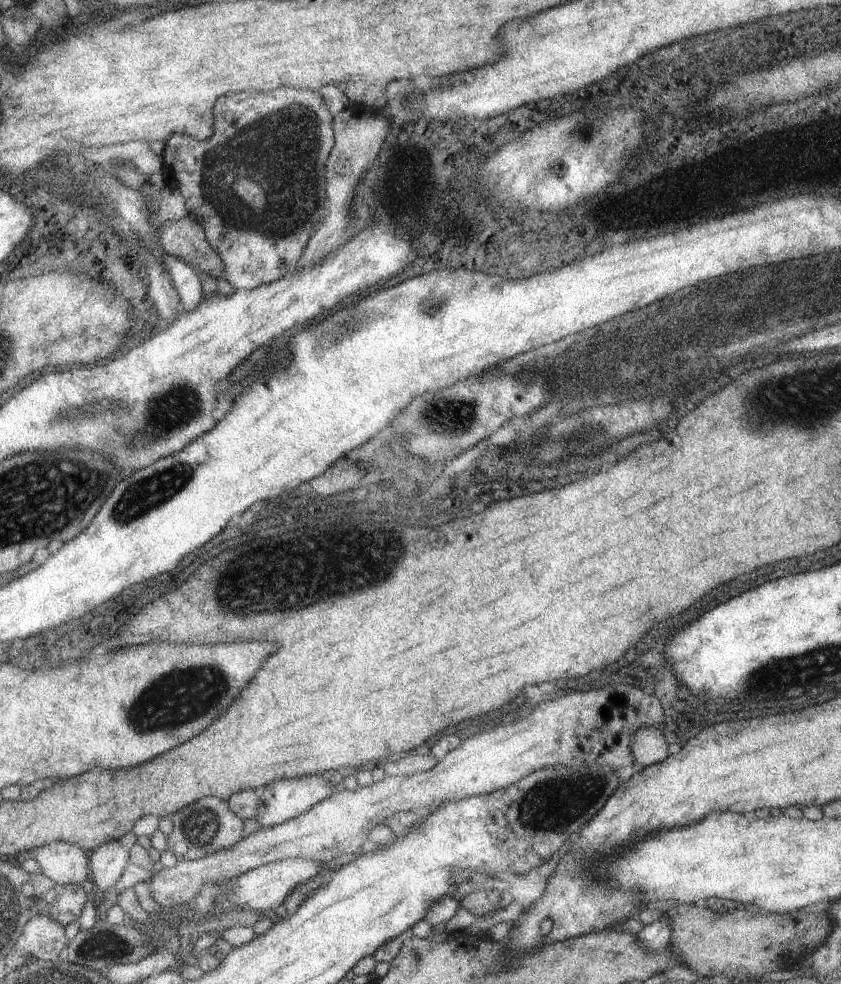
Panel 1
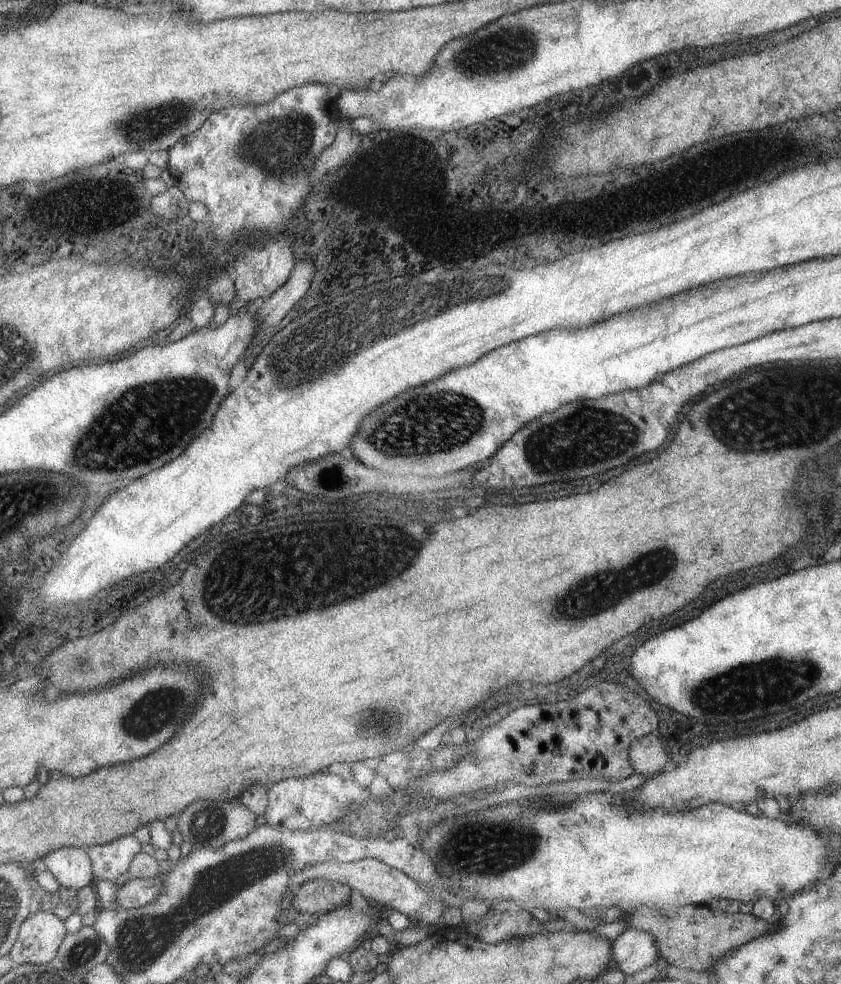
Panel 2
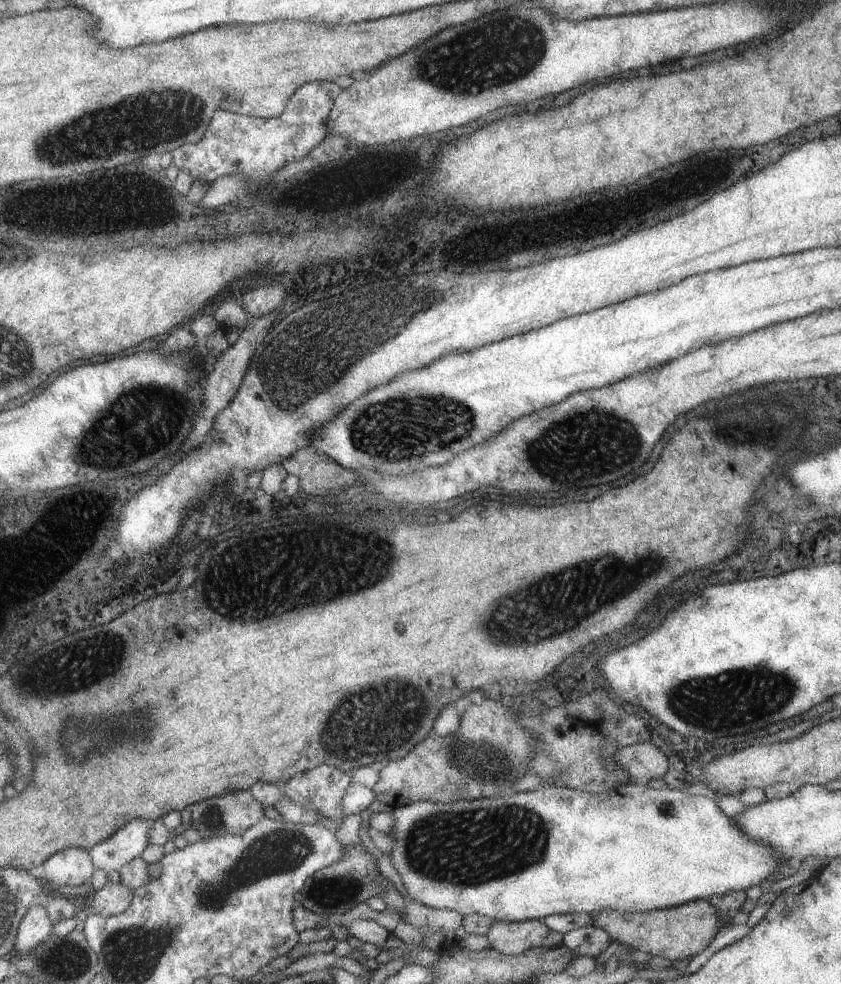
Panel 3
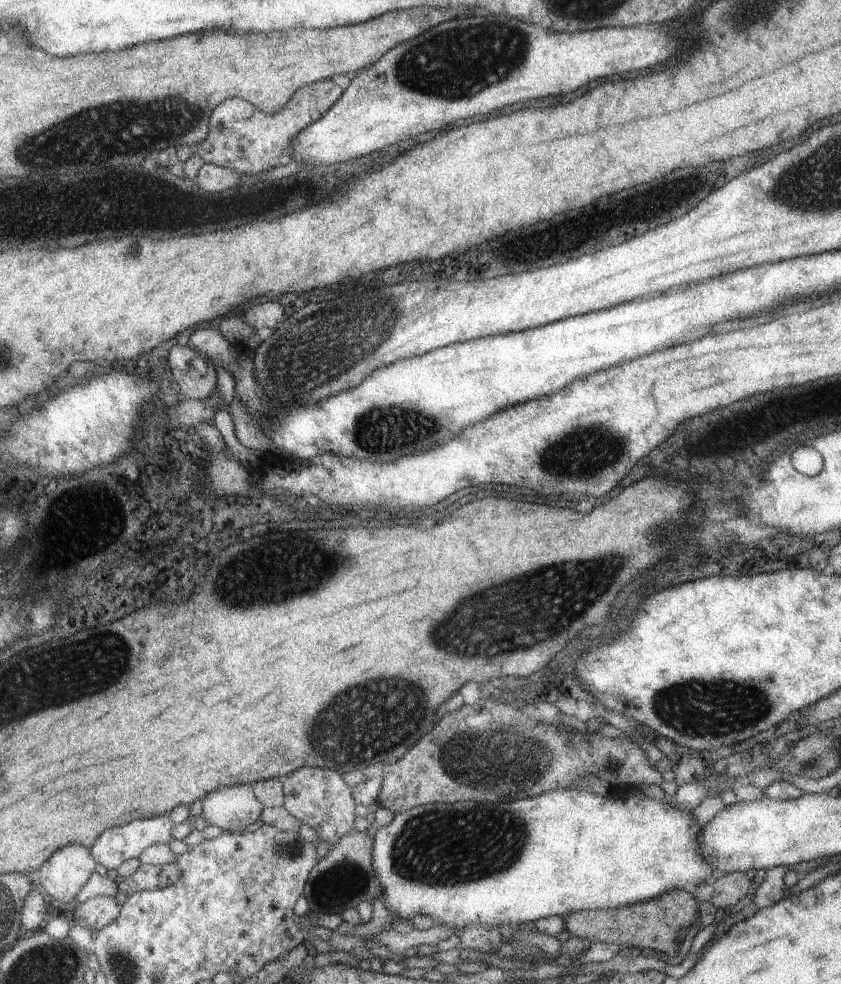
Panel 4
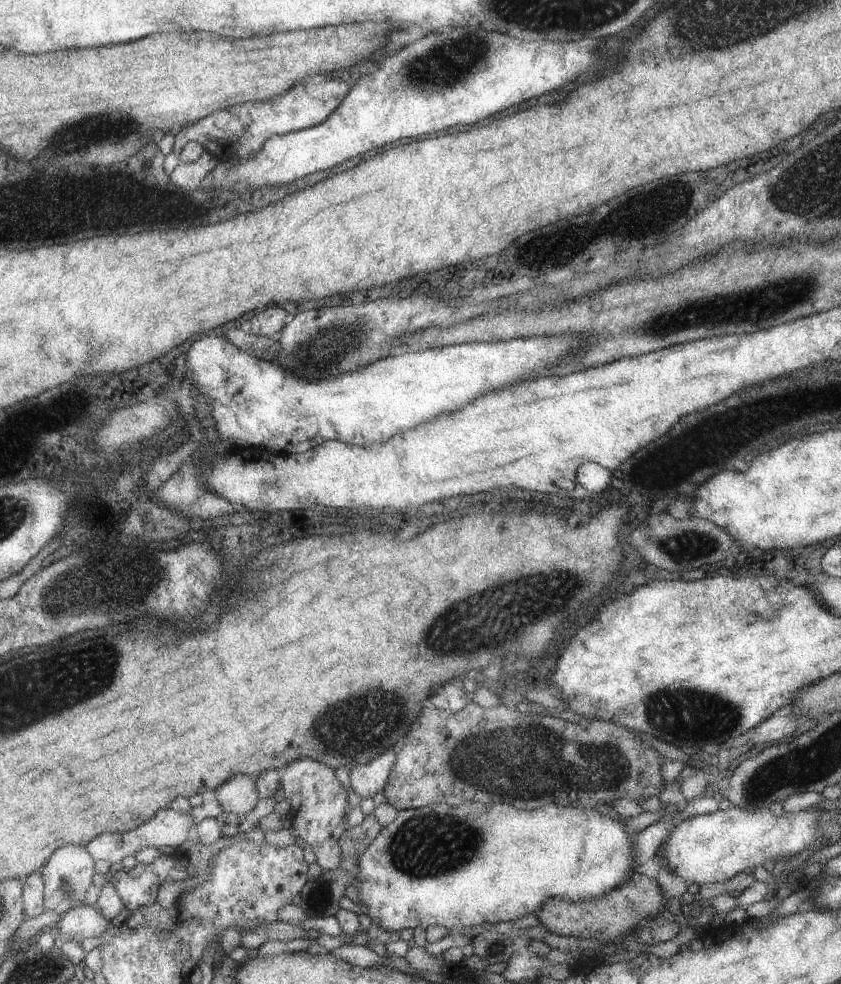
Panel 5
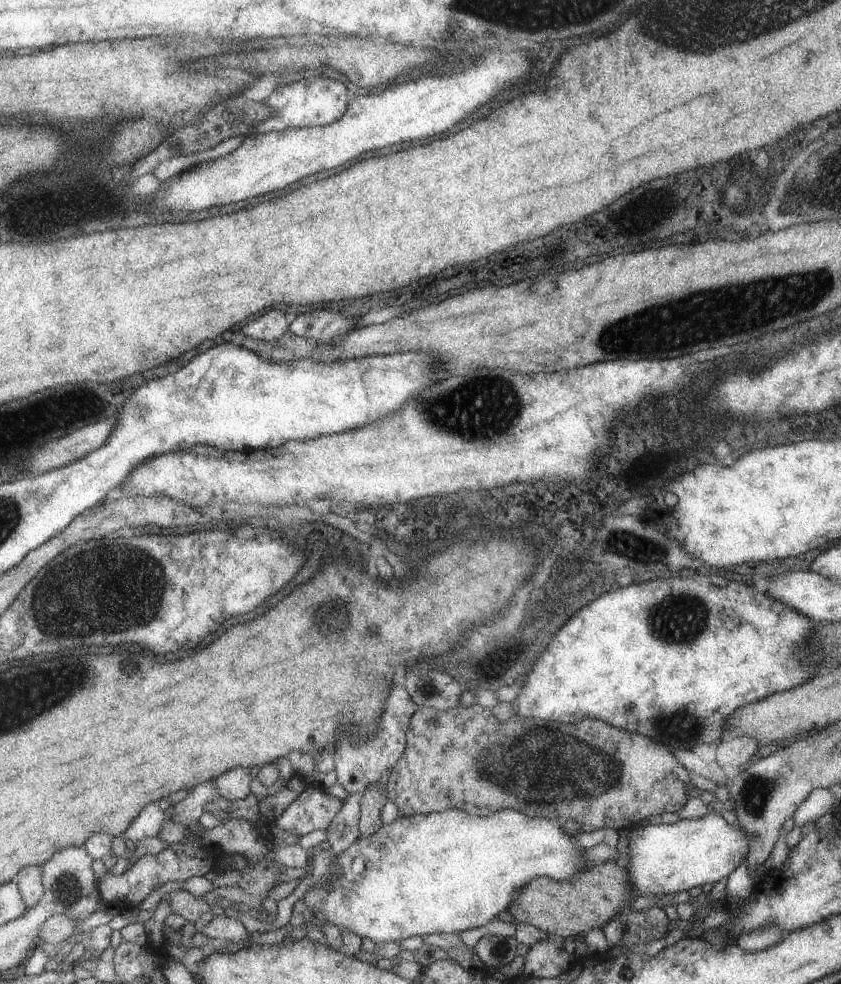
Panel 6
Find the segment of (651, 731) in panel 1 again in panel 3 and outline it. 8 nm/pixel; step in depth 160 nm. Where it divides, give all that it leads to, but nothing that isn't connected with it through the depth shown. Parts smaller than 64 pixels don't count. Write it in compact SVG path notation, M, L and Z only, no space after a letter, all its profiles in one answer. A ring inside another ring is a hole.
M651 742L618 748L612 760L631 779L638 780L638 783L662 778L667 768L665 755Z

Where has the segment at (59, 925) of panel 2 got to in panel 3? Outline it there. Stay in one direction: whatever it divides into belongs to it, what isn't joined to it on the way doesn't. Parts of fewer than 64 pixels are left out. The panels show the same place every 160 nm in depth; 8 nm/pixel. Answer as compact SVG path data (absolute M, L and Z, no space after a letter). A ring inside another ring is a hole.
M39 905L30 906L20 920L13 953L26 953L35 949L52 933L52 924L46 909Z

